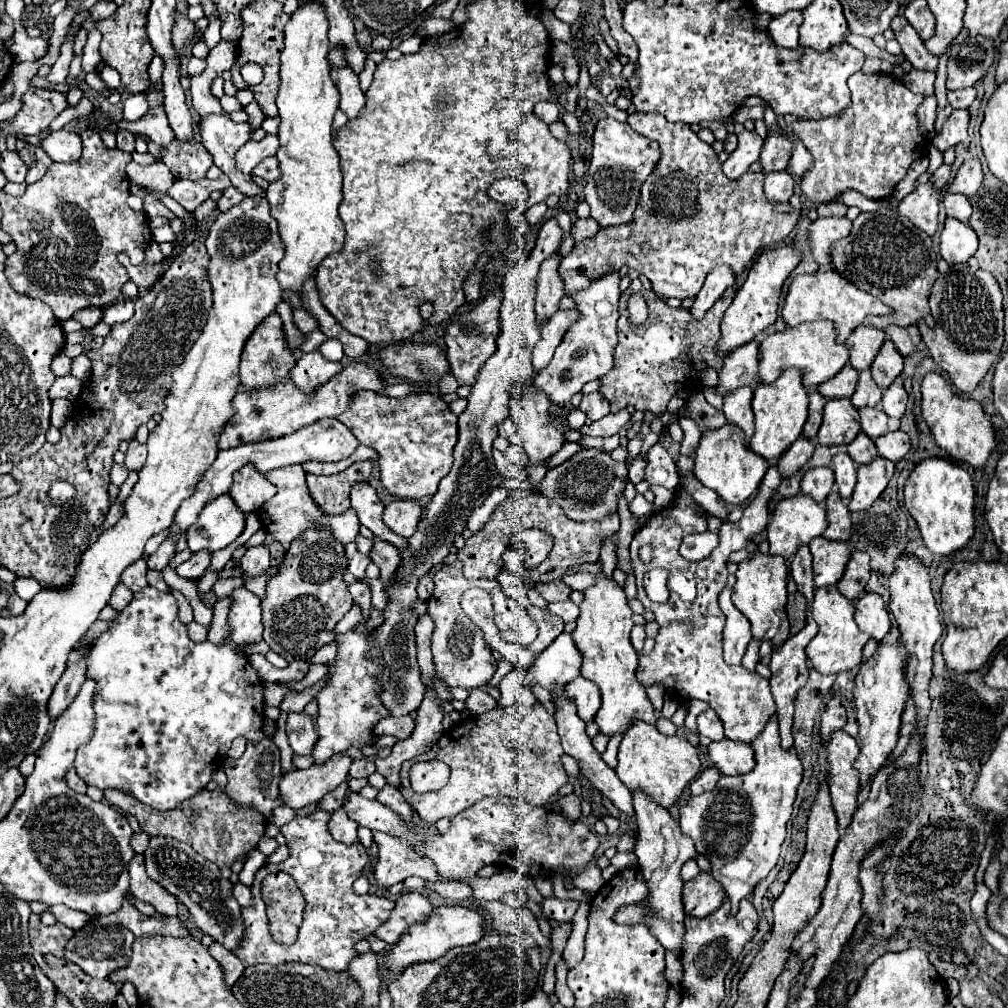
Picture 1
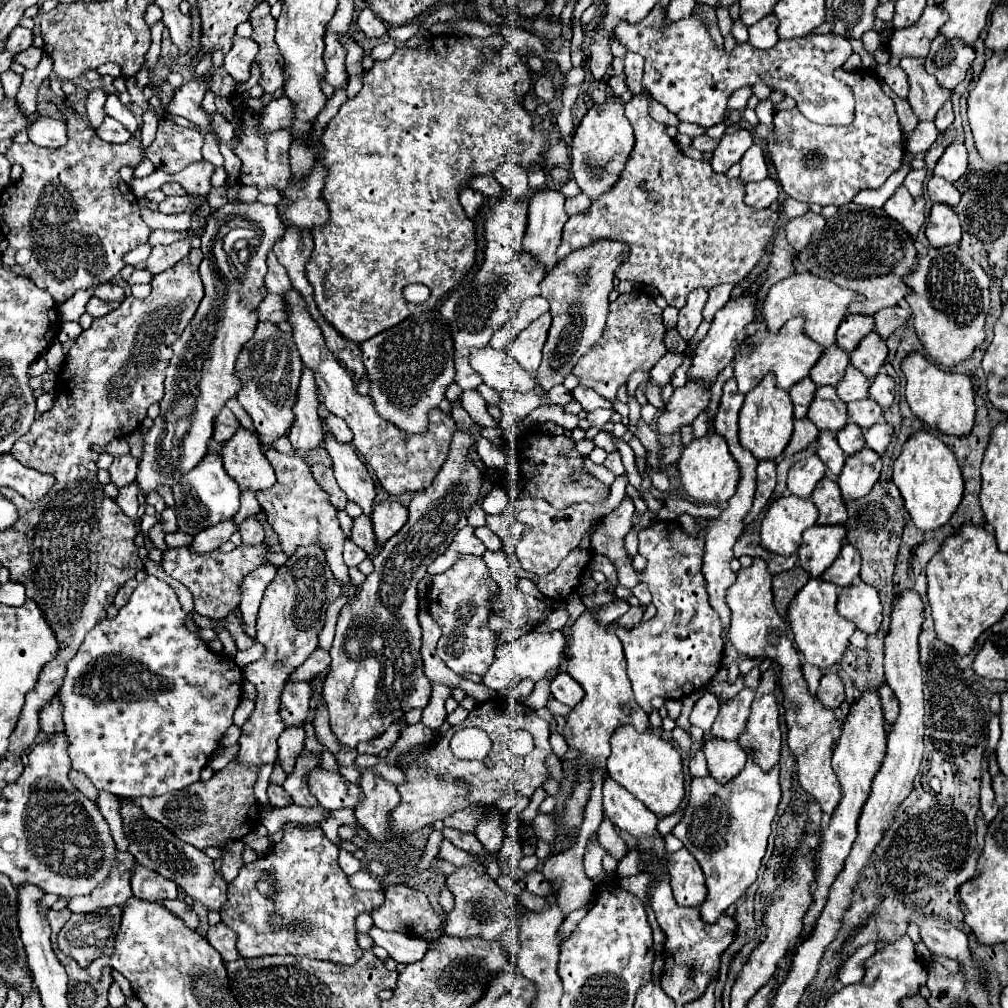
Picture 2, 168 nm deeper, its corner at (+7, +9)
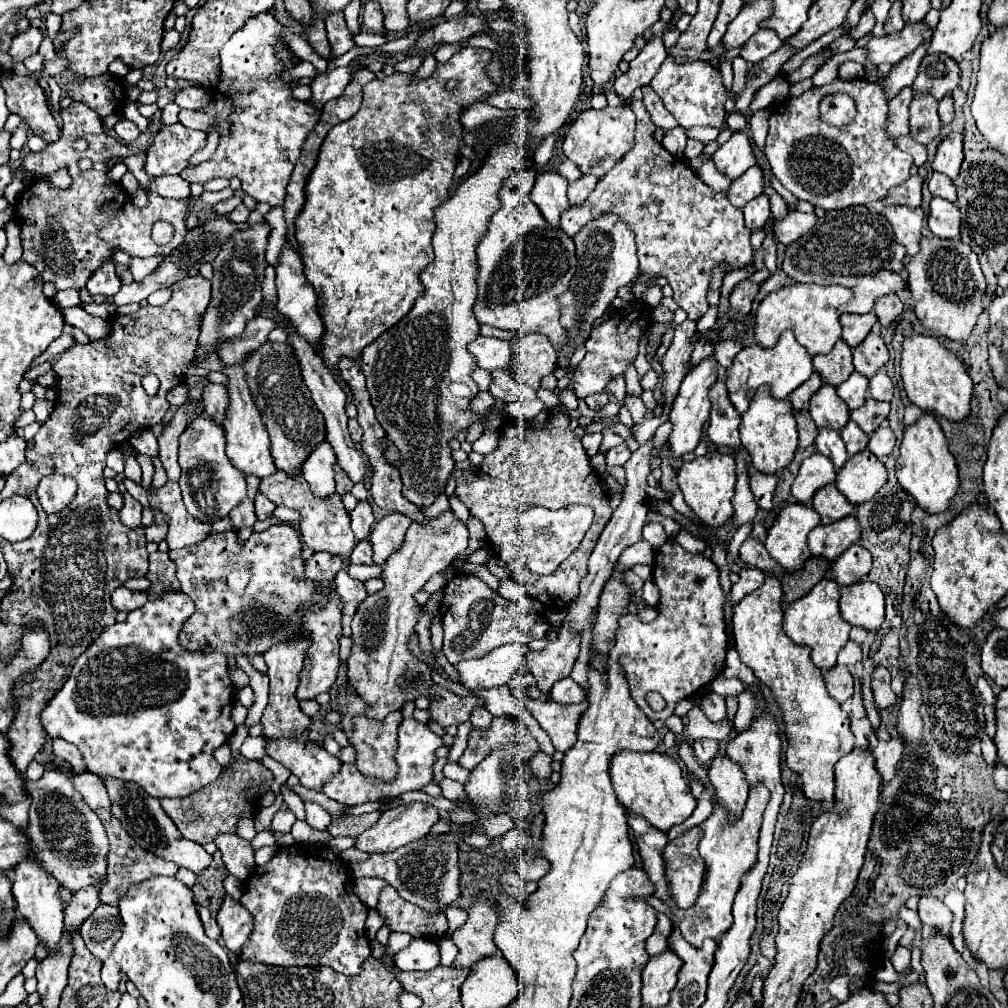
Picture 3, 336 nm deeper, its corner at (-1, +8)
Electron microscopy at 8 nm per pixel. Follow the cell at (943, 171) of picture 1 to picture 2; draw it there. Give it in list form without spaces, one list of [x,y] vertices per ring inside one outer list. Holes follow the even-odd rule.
[[[911,169],[903,181],[903,187],[907,187],[907,191],[913,195],[913,197],[919,197],[923,195],[923,181],[925,181],[925,175],[927,175],[927,169]]]

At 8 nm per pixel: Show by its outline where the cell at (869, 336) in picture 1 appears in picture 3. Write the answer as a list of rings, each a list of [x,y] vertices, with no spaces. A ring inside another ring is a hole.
[[[843,314],[841,316],[841,326],[843,326],[843,340],[849,344],[849,348],[859,346],[871,328],[875,326],[877,316],[875,314]]]

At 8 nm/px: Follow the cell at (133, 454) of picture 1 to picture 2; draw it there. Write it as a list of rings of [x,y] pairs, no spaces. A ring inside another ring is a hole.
[[[131,455],[117,457],[117,459],[113,459],[113,463],[109,467],[109,473],[111,473],[111,481],[117,485],[117,489],[121,489],[121,487],[135,481],[135,477],[137,477],[137,461]]]

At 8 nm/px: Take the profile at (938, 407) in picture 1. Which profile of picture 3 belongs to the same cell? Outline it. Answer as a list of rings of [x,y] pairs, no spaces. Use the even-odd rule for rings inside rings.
[[[913,334],[903,342],[901,378],[909,400],[923,412],[929,412],[933,416],[937,414],[949,422],[961,422],[971,414],[973,380],[967,374],[963,362],[953,352],[949,352],[935,336]]]

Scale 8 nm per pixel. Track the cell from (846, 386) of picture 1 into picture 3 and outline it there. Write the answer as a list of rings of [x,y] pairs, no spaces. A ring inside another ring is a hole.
[[[837,340],[829,354],[813,356],[813,366],[821,374],[823,382],[831,386],[839,386],[855,370],[851,364],[851,348],[843,340]]]

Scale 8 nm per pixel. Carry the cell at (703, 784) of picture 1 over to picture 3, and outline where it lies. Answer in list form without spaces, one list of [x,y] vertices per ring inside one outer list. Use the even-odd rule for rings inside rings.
[[[695,740],[693,750],[695,750],[695,756],[701,764],[709,764],[717,754],[719,744],[715,740]]]

